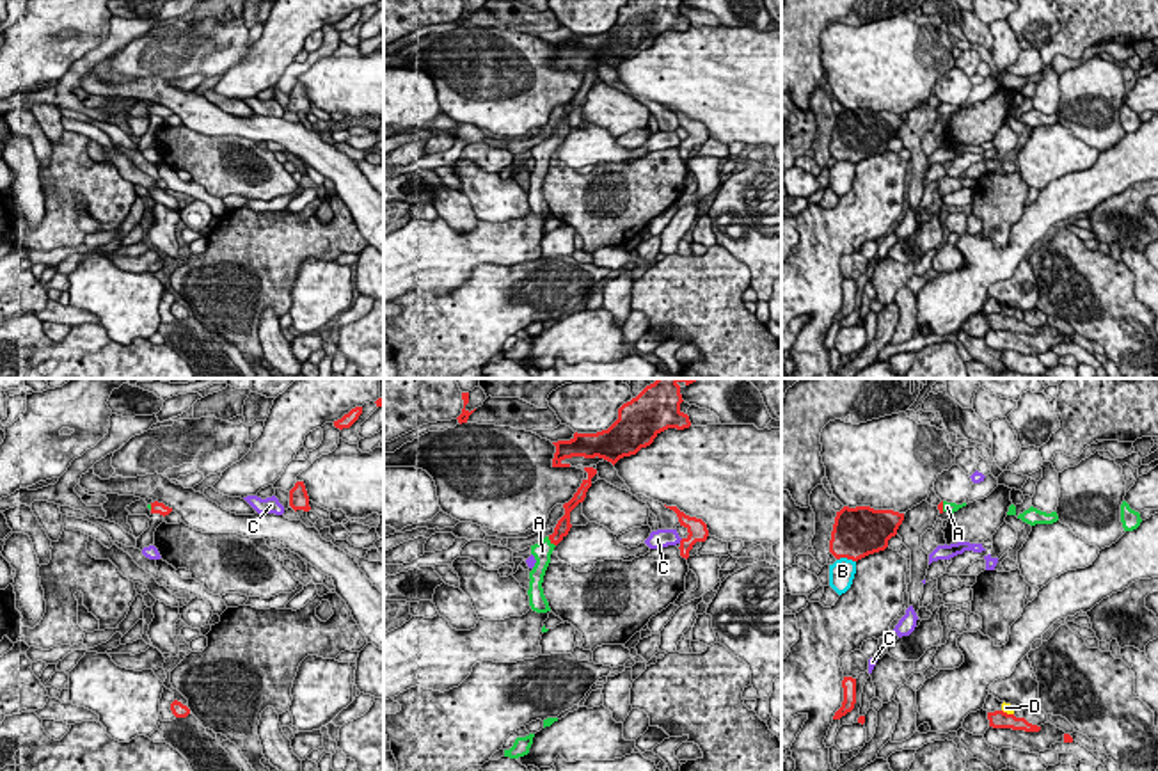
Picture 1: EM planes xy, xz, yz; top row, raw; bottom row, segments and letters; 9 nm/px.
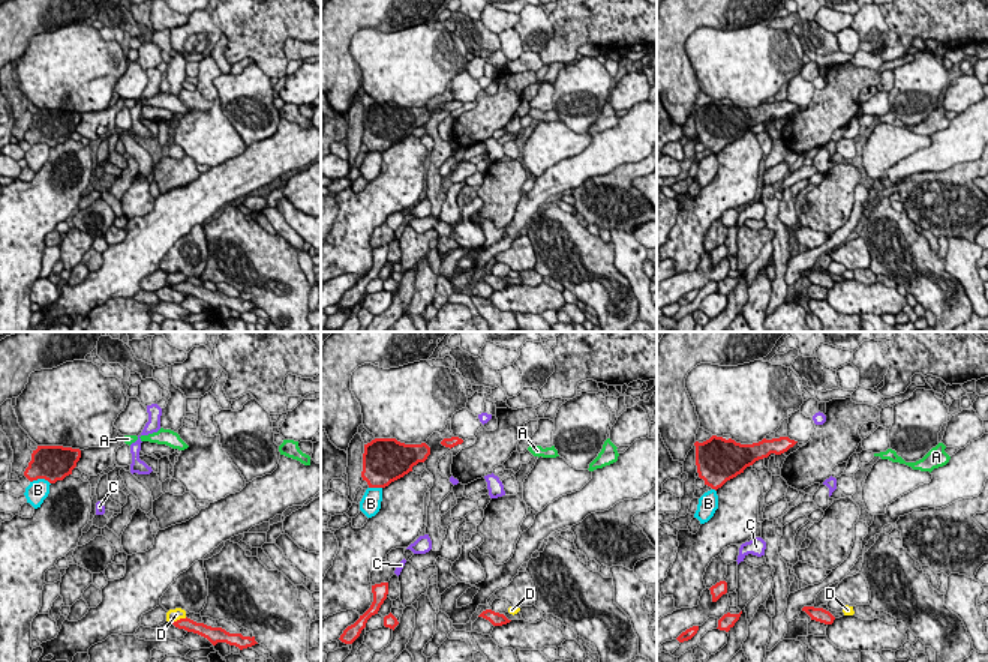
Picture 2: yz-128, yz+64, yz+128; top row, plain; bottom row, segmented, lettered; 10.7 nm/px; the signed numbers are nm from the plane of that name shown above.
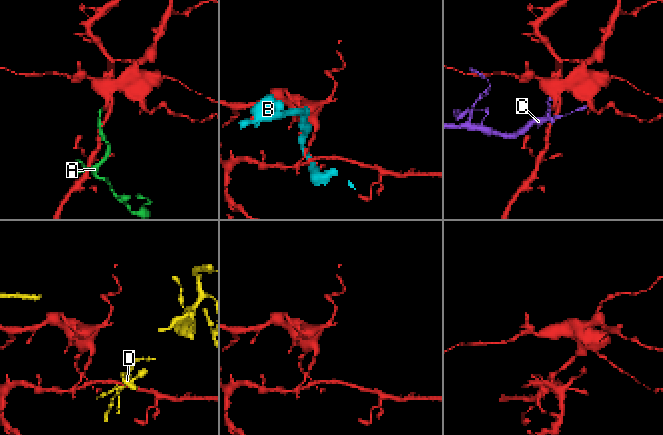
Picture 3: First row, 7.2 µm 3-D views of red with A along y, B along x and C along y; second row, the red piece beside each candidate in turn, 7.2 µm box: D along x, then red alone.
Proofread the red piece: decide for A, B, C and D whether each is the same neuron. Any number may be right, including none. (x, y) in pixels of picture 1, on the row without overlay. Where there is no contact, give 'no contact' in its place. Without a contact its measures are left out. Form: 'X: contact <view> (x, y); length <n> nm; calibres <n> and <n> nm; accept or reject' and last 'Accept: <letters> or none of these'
A: contact xz (551, 144); length 120 nm; calibres 130 and 170 nm; accept
B: contact yz (846, 158); length 180 nm; calibres 440 and 220 nm; reject
C: contact xz (681, 143); length 60 nm; calibres 180 and 160 nm; reject
D: contact yz (1006, 315); length 120 nm; calibres 160 and 90 nm; reject
Accept: A

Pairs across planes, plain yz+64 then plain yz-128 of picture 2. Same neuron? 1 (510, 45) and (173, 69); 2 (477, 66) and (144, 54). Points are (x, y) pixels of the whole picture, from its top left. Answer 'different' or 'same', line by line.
1: same
2: same

